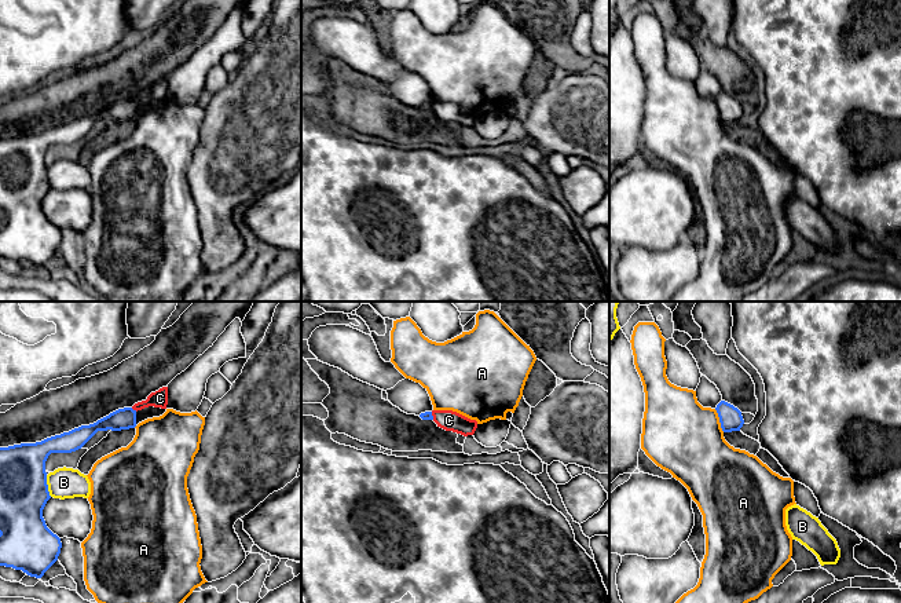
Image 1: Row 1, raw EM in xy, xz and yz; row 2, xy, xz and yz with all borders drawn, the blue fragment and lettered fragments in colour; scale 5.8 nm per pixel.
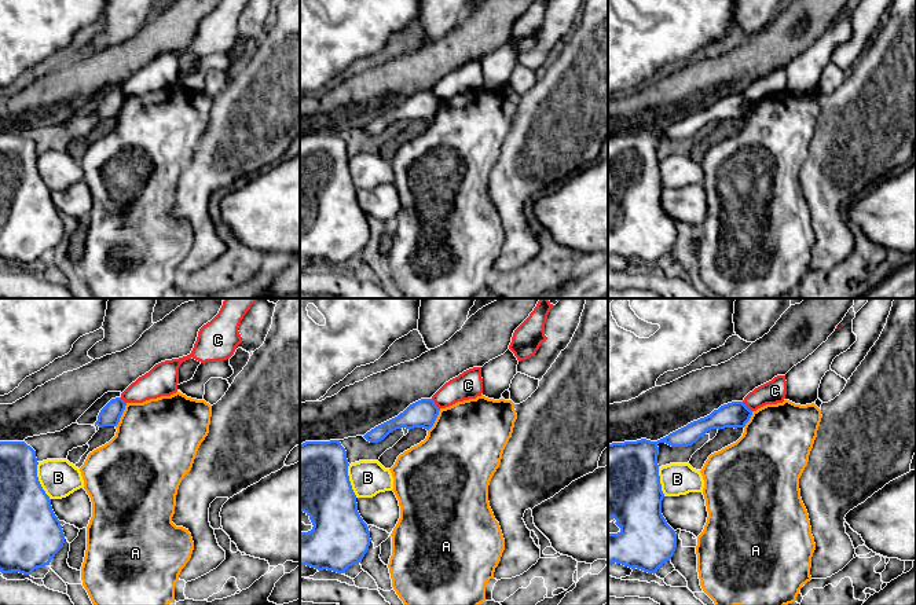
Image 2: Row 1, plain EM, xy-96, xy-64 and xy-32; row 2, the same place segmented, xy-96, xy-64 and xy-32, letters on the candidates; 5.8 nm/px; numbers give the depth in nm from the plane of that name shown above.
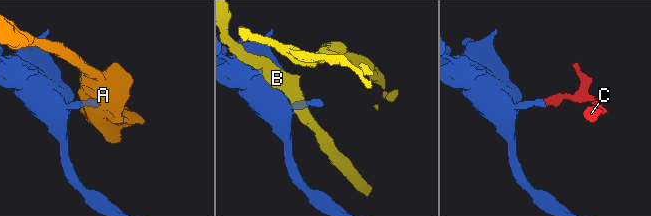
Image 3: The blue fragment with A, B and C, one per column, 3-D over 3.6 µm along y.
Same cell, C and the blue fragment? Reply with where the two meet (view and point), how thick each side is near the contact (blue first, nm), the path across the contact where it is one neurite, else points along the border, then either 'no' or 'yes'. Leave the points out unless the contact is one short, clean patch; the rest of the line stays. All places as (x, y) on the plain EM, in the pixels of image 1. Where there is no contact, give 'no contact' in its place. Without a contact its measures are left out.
contact xy (132, 101); calibres 130 and 100 nm; border xy (131, 99), (136, 102); no

